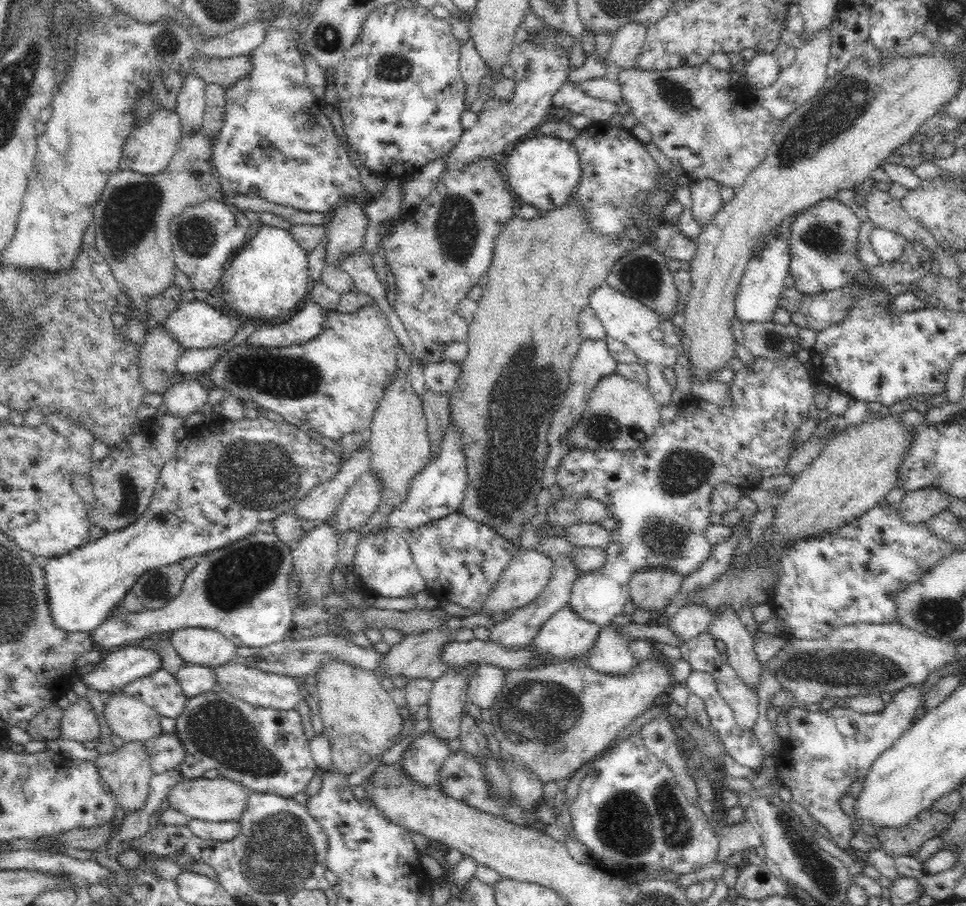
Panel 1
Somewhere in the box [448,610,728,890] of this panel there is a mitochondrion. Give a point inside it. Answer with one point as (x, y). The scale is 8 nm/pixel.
(627, 826)

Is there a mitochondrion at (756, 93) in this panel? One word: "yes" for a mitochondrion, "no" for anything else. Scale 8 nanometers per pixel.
no

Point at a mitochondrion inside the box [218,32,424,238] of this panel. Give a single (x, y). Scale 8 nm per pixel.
(394, 67)

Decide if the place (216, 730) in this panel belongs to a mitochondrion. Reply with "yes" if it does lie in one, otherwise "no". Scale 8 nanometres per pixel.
yes

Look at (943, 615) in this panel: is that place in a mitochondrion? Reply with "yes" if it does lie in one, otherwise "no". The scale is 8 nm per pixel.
yes

